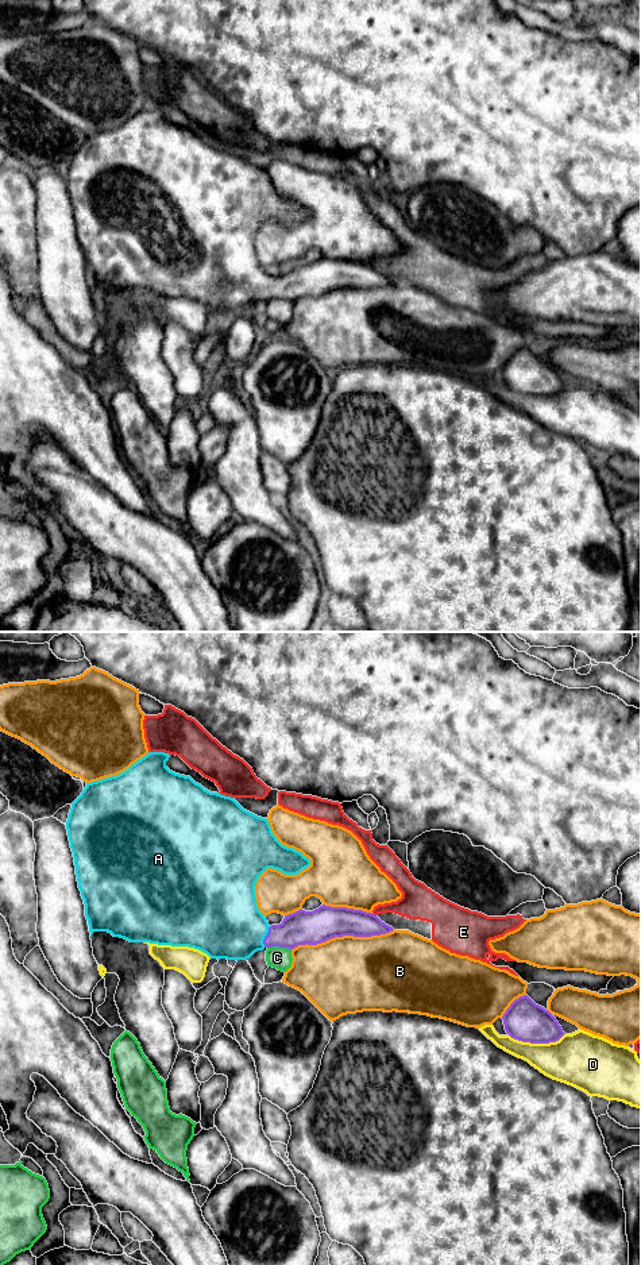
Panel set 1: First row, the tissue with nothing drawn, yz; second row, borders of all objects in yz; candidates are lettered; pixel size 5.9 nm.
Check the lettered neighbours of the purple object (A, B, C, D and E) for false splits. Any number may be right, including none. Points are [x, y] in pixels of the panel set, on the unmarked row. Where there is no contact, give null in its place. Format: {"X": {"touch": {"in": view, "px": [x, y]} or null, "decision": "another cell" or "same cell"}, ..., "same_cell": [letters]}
{"A": {"touch": {"in": "yz", "px": [265, 289]}, "decision": "same cell"}, "B": {"touch": {"in": "yz", "px": [342, 288]}, "decision": "another cell"}, "C": {"touch": {"in": "yz", "px": [280, 299]}, "decision": "another cell"}, "D": {"touch": {"in": "yz", "px": [536, 394]}, "decision": "another cell"}, "E": {"touch": {"in": "yz", "px": [373, 266]}, "decision": "another cell"}, "same_cell": ["A"]}

